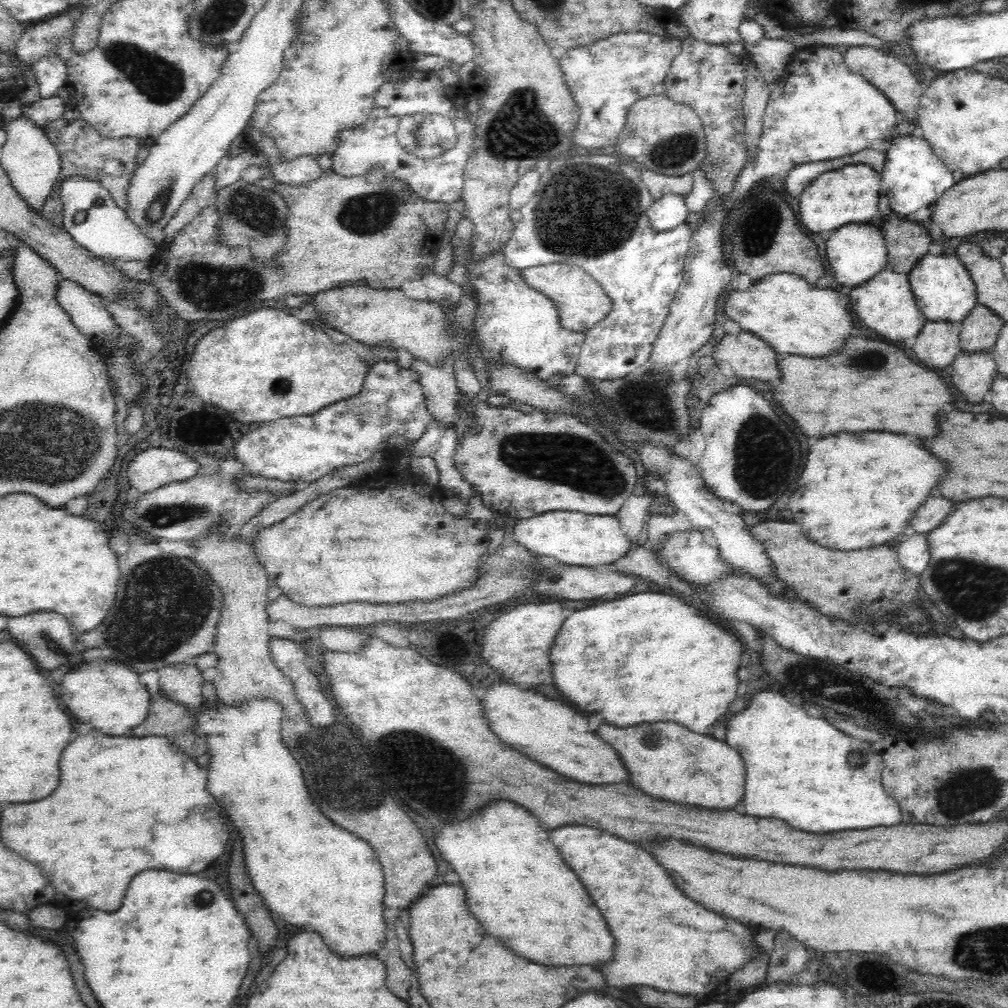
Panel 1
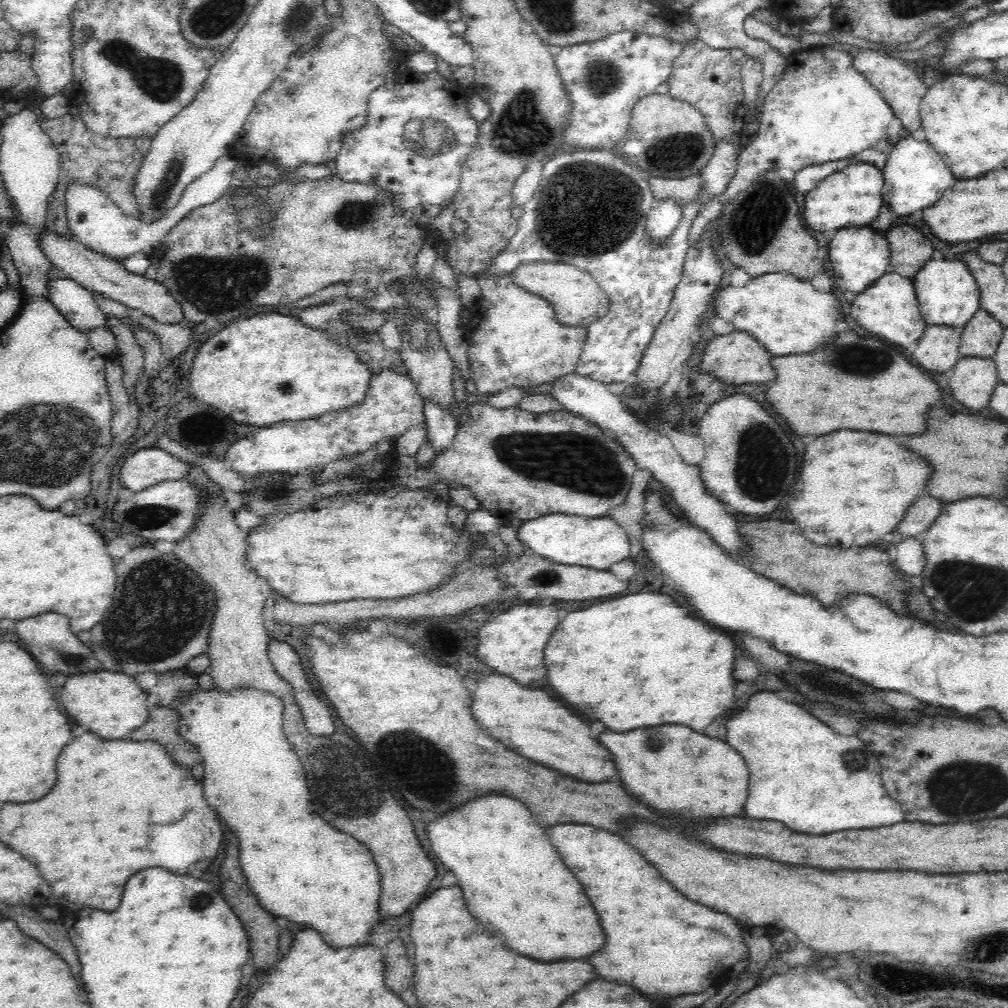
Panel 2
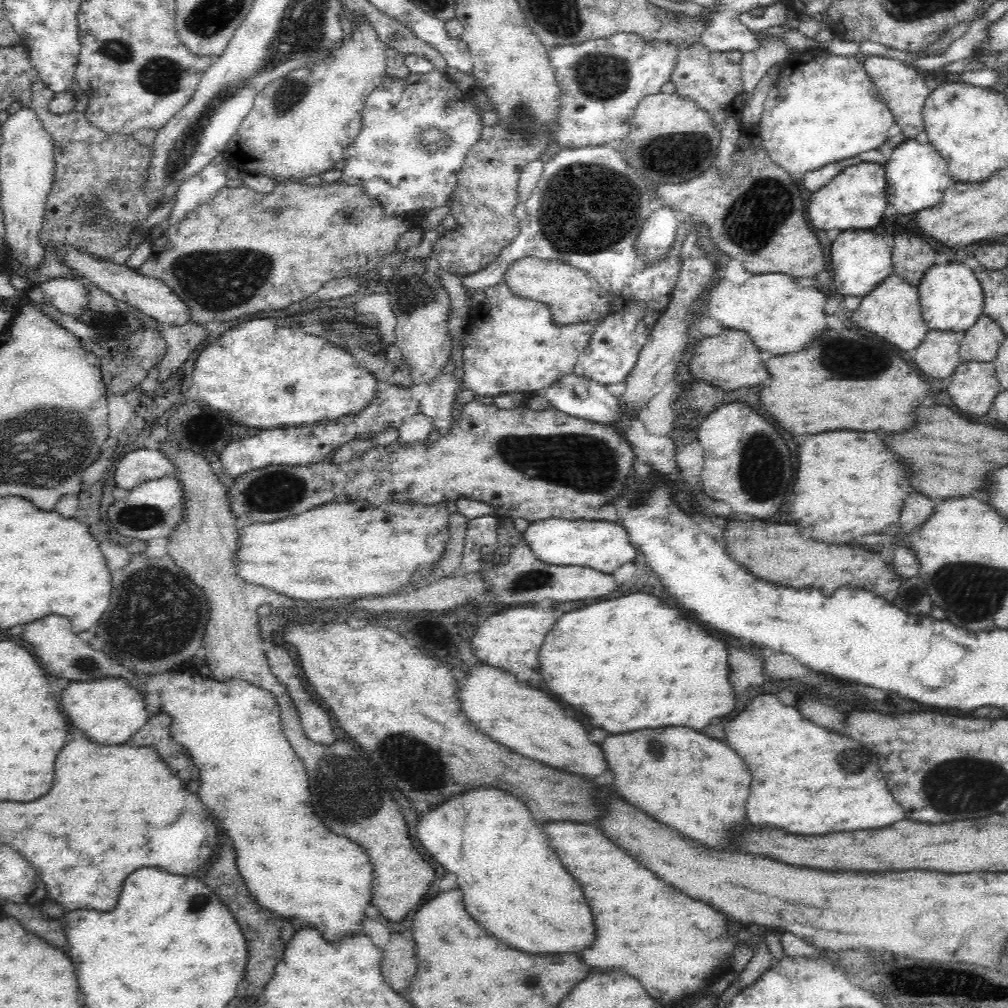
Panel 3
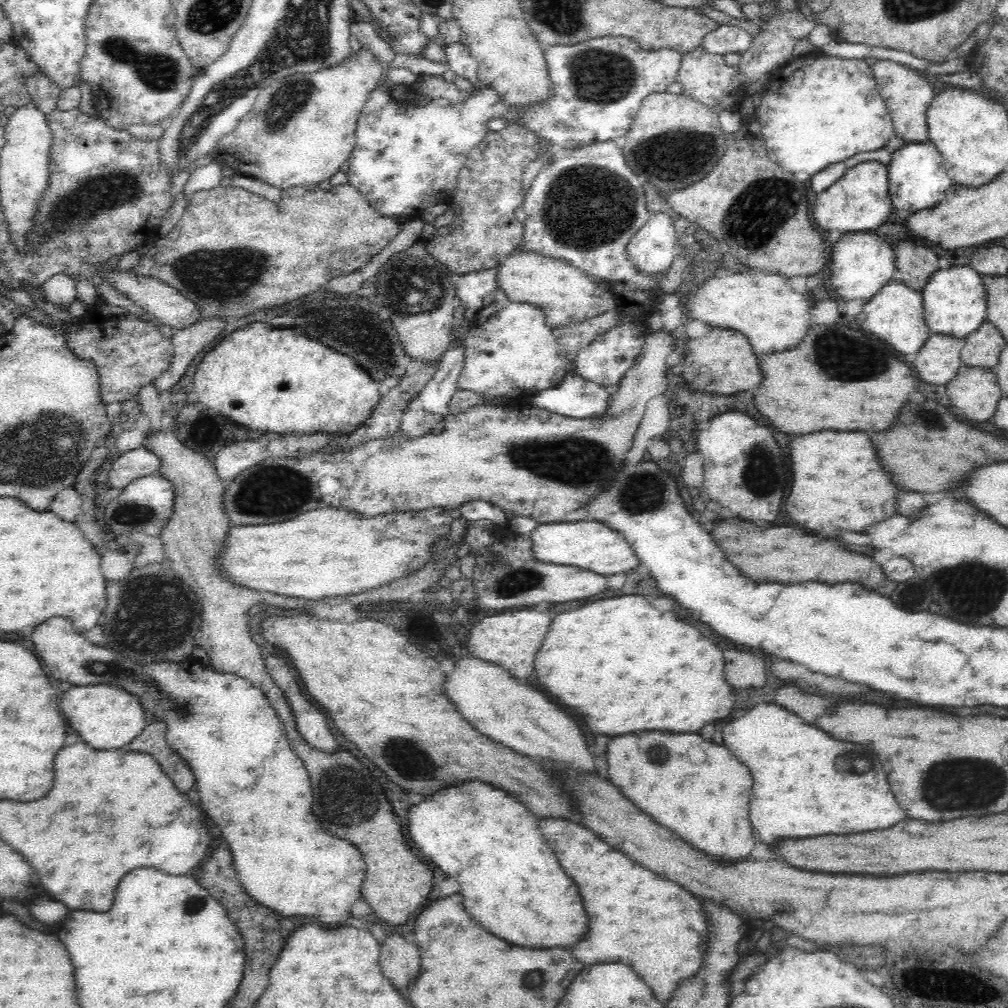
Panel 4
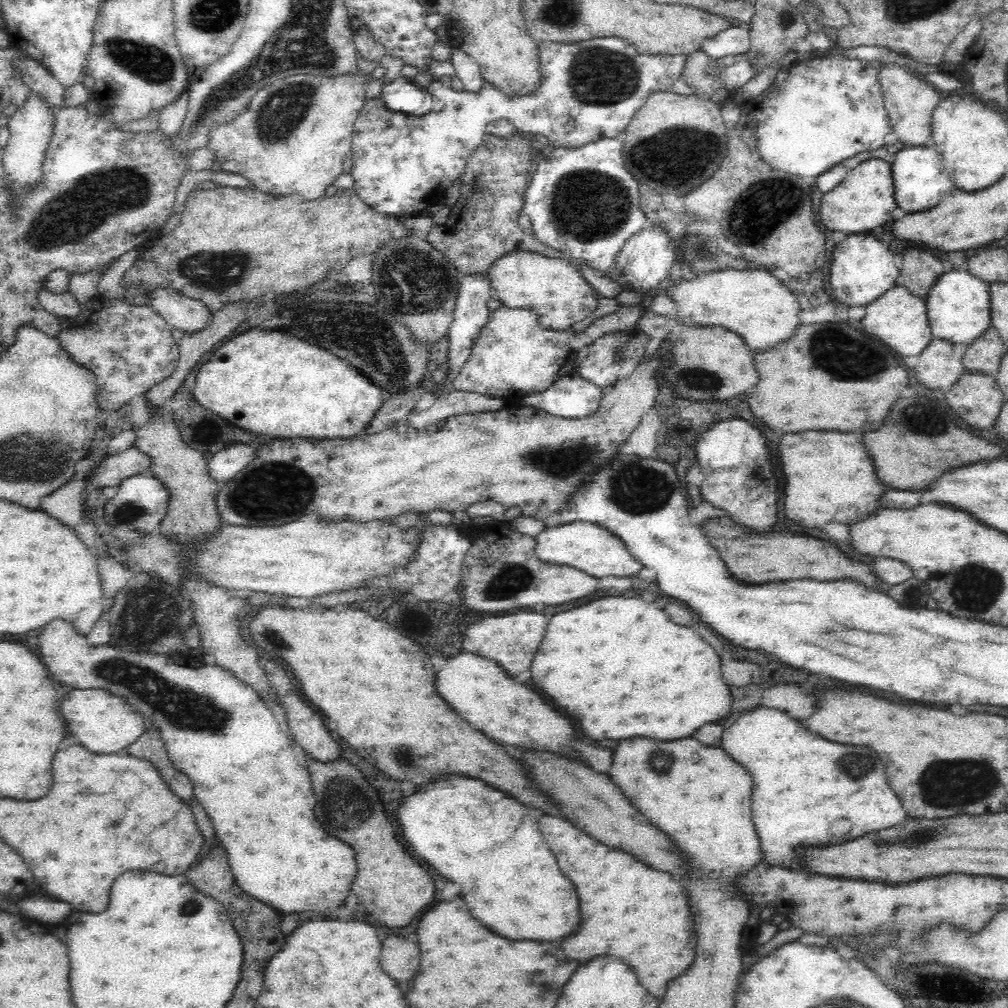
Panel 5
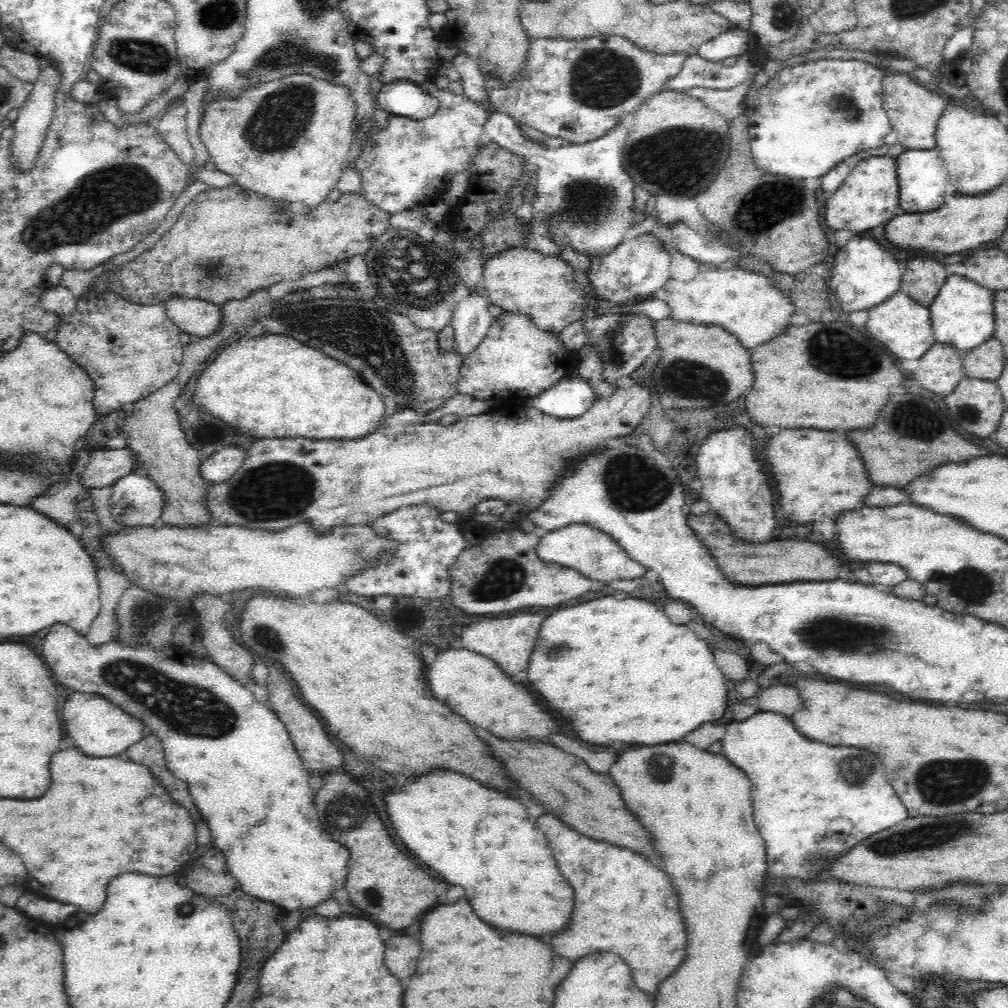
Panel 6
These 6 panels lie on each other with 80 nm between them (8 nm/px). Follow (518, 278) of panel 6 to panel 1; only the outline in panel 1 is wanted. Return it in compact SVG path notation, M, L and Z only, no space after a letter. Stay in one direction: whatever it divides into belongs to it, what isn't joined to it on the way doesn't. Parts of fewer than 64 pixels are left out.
M552 263L519 269L521 281L541 292L555 304L560 324L566 330L585 333L593 324L602 320L612 310L610 297L583 268L575 264Z

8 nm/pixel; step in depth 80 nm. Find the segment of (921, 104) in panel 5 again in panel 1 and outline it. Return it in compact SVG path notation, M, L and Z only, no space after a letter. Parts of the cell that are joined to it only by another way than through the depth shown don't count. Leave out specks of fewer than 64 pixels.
M851 46L842 48L844 62L846 66L856 74L862 75L870 84L873 84L878 90L888 97L892 106L898 114L902 114L904 124L916 124L917 110L919 100L924 94L924 88L916 78L912 69L894 54L888 54L886 51L876 49L870 46Z

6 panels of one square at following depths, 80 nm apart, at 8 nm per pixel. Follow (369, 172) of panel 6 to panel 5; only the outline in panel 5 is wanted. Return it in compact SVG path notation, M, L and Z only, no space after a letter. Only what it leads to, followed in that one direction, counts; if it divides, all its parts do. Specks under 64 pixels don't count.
M596 37L577 43L537 42L539 83L530 93L508 95L492 83L485 83L476 95L456 92L434 78L425 89L434 96L434 108L426 116L406 116L388 110L379 97L369 99L355 120L351 147L353 164L350 173L360 198L376 212L393 217L409 217L428 206L442 202L444 193L462 176L469 157L483 142L488 122L506 119L522 133L544 135L554 148L580 148L604 137L618 137L625 131L635 112L654 93L669 90L681 78L686 55L650 55L639 53L635 46L620 37Z

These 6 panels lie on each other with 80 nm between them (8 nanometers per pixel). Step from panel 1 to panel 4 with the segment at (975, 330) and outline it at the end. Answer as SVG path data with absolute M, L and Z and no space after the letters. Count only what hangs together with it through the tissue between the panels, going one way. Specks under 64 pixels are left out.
M988 320L982 322L982 326L964 341L965 346L961 350L962 365L986 371L992 371L998 365L999 357L1007 346L1003 335Z

